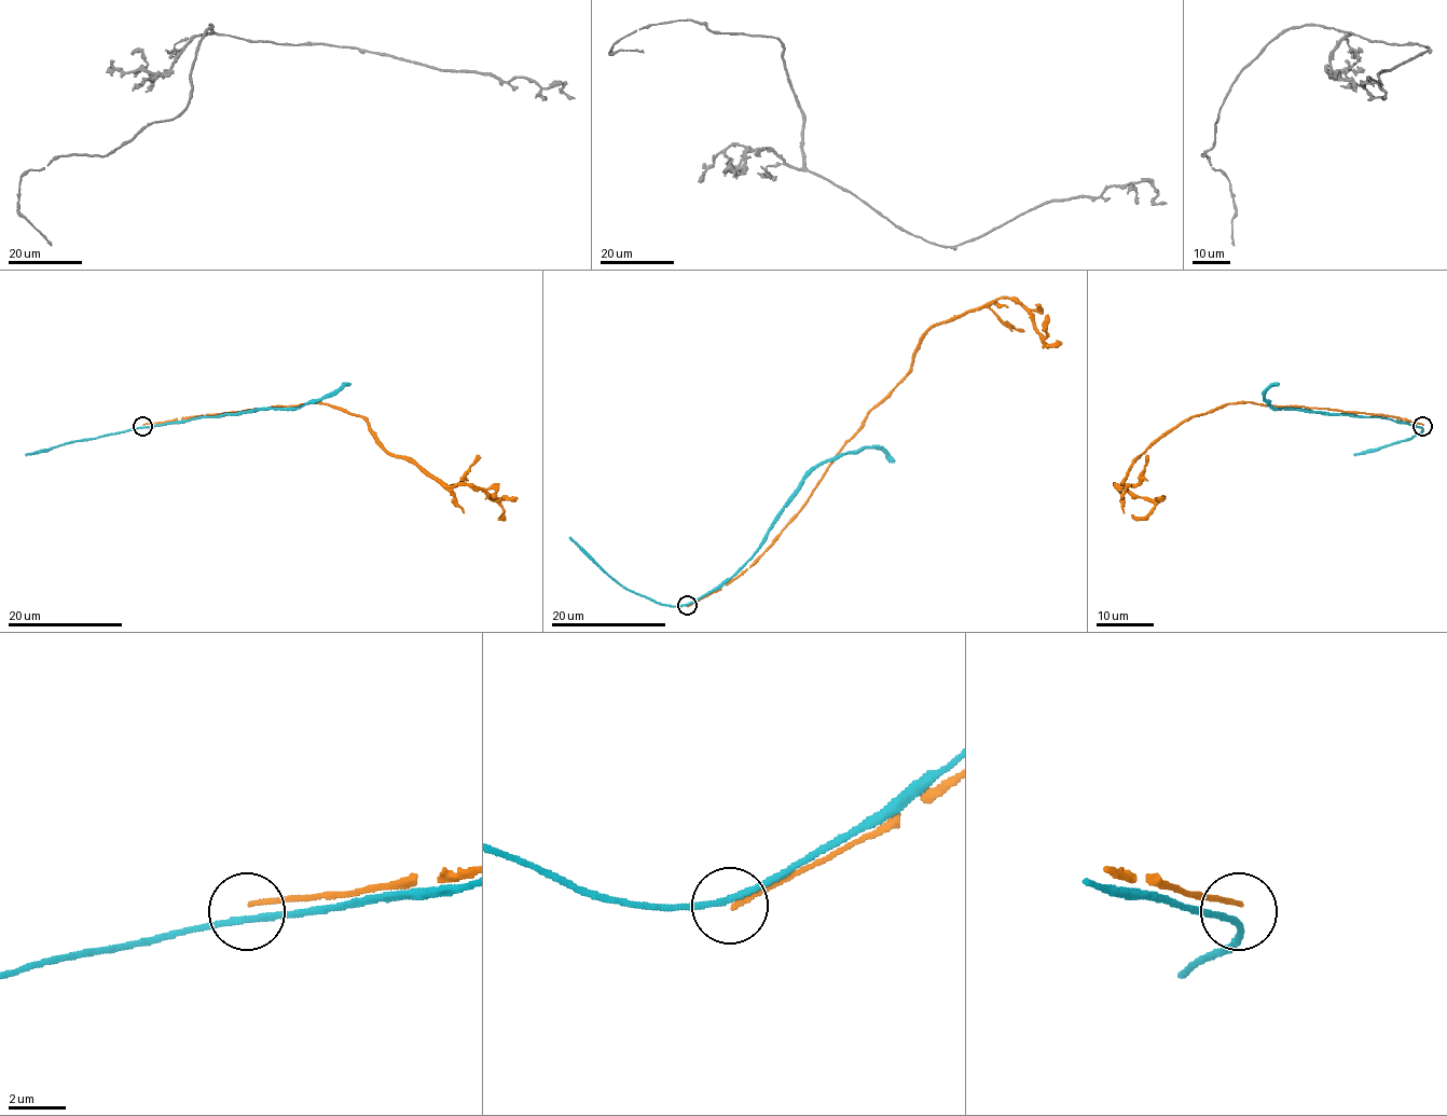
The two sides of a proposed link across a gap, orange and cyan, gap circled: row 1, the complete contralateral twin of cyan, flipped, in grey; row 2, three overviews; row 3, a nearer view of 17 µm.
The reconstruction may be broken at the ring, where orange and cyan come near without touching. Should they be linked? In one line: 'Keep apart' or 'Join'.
Keep apart

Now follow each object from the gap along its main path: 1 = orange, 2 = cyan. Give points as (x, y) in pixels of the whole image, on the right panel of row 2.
1: (1422, 425), (1326, 409), (1221, 404), (1155, 439), (1115, 483), (1154, 504), (1145, 517), (1131, 515)
2: (1421, 426), (1374, 417), (1273, 409), (1265, 400), (1265, 391), (1278, 383)

